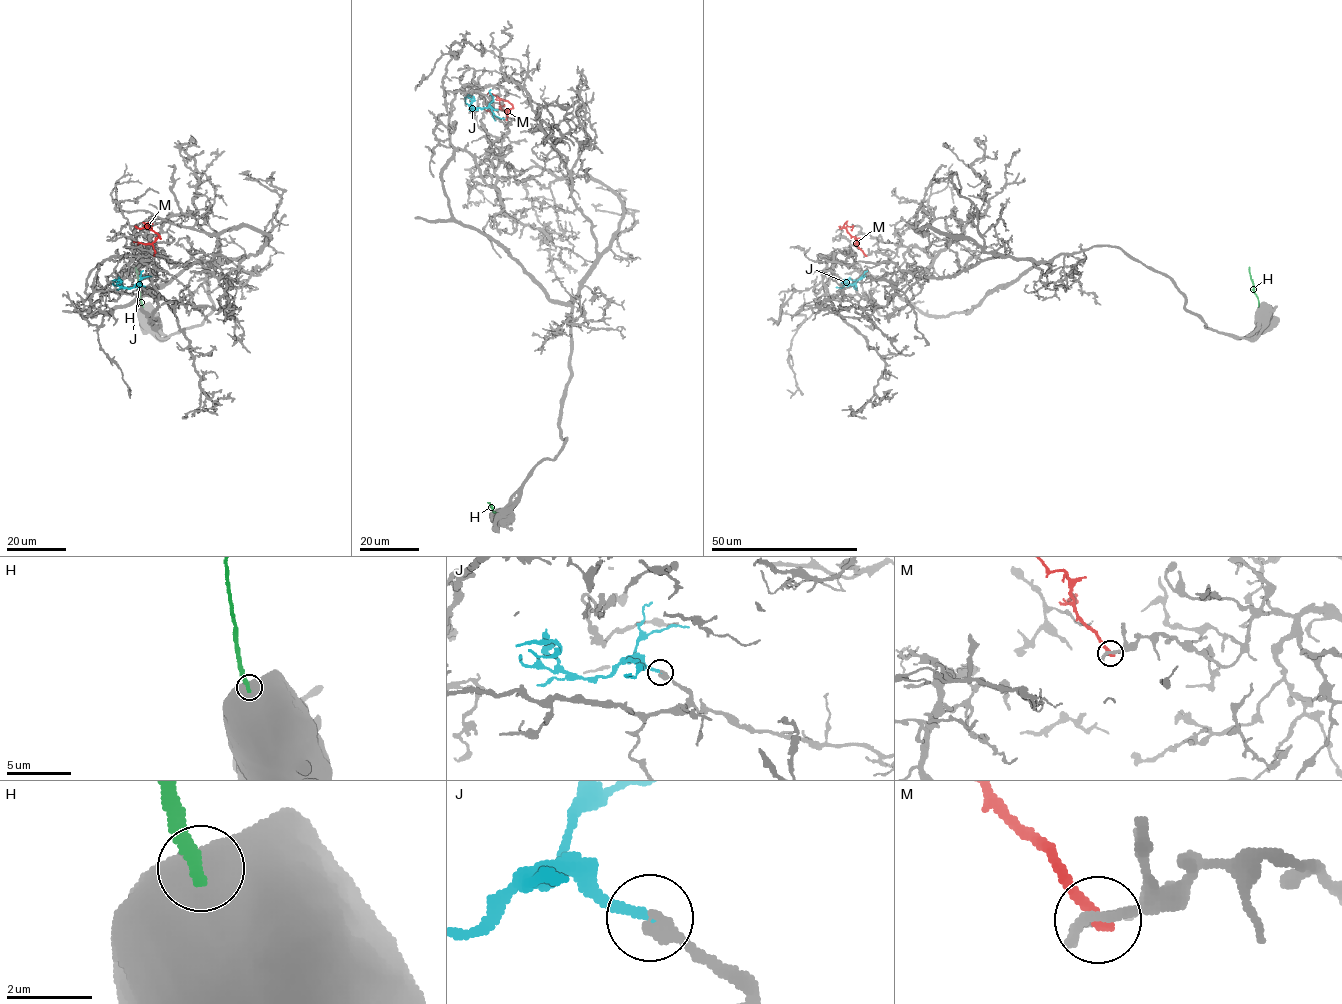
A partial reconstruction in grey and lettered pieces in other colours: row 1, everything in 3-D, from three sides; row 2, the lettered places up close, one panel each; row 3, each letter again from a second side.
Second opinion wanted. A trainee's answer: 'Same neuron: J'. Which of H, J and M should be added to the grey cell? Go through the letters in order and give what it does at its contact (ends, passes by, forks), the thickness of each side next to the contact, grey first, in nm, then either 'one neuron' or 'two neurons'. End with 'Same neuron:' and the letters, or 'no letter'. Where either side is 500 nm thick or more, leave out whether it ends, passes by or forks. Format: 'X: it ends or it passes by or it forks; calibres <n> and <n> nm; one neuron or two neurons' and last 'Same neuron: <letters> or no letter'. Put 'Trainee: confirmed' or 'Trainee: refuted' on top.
Trainee: confirmed
H: calibres 800 and 280 nm; two neurons
J: it ends; calibres 380 and 200 nm; one neuron
M: it ends; calibres 320 and 300 nm; two neurons
Same neuron: J

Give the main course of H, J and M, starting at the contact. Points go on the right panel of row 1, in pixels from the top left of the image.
H: (1259, 306), (1248, 267)
J: (856, 286), (849, 279), (841, 283)
M: (865, 255), (857, 238), (840, 226)

